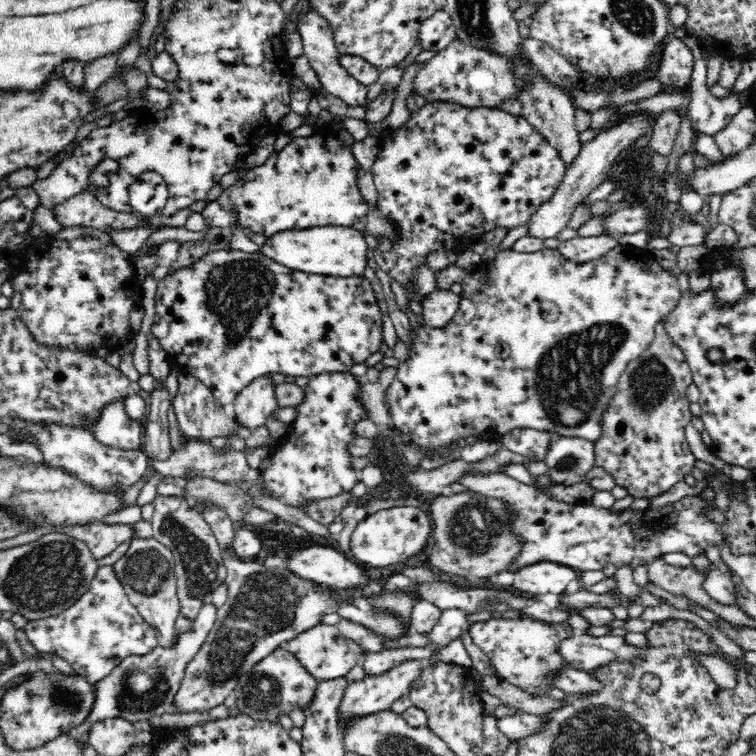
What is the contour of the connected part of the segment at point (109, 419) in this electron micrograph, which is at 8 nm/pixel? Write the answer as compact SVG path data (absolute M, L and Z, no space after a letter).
M118 399L112 404L107 404L102 409L101 415L97 418L95 425L90 431L102 444L124 450L136 450L143 444L142 420L134 420L126 414L123 399Z

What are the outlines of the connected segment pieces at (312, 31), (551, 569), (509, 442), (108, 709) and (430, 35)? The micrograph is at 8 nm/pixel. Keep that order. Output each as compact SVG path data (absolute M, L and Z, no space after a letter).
M313 9L309 10L305 15L299 18L297 29L303 42L304 55L308 59L312 69L314 69L323 90L338 97L340 100L346 102L346 104L366 107L368 104L366 87L361 82L358 82L358 80L341 65L339 61L341 54L338 52L332 29L328 22L326 22L326 19L322 18L322 15Z
M542 561L524 566L514 573L514 588L534 594L553 594L560 596L568 584L576 578L575 569L564 564Z
M512 428L502 436L502 444L506 449L521 454L526 464L534 460L544 460L546 450L550 446L554 434L532 428Z
M205 604L195 616L192 630L179 634L172 648L162 648L157 645L145 655L126 657L106 678L94 684L94 705L83 723L82 736L76 738L76 744L81 748L81 752L88 746L90 730L96 722L106 718L124 718L132 723L143 720L152 721L156 716L173 712L174 698L178 693L180 680L184 676L184 668L200 650L210 628L214 626L216 610L214 605Z
M446 11L434 12L430 18L423 20L418 28L418 44L422 50L440 51L454 38L457 38L456 27Z

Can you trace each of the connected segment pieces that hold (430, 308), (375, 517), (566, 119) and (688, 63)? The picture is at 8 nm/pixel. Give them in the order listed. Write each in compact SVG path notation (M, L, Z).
M436 289L426 295L422 302L422 316L425 324L434 328L442 328L458 310L460 295L456 295L451 290Z
M402 505L401 507L379 510L369 514L359 522L350 537L350 552L356 563L376 568L404 562L410 556L418 554L426 546L426 540L432 532L430 517L425 507Z
M540 77L524 89L517 98L522 103L522 116L547 138L547 141L558 151L562 162L568 168L581 151L582 143L579 139L580 131L575 123L577 106L570 101L570 97L556 85L552 85Z
M673 38L662 49L662 62L656 76L667 91L678 91L688 86L693 73L693 52L678 38Z

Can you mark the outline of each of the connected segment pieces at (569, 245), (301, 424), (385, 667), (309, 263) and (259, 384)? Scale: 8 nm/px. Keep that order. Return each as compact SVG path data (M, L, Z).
M603 234L601 236L592 236L592 238L577 237L566 240L566 242L559 242L557 250L569 262L582 264L605 256L618 244L616 237Z
M320 372L308 377L308 382L302 388L302 402L294 406L295 419L286 424L286 433L279 439L277 445L268 446L270 449L270 466L260 470L260 489L266 495L292 508L302 509L307 514L307 508L316 501L341 496L350 493L358 484L358 474L352 466L352 456L349 444L359 437L355 427L361 420L370 419L367 408L361 402L361 377L354 376L353 372Z
M438 645L424 647L391 649L375 653L364 652L360 666L363 666L367 675L385 675L392 667L398 666L407 660L426 660L428 656L438 650Z
M324 226L277 232L266 239L259 252L282 266L298 272L323 276L363 276L367 266L367 245L363 234L352 227Z
M266 376L257 378L238 392L233 402L236 425L251 431L262 426L277 405L274 388Z

